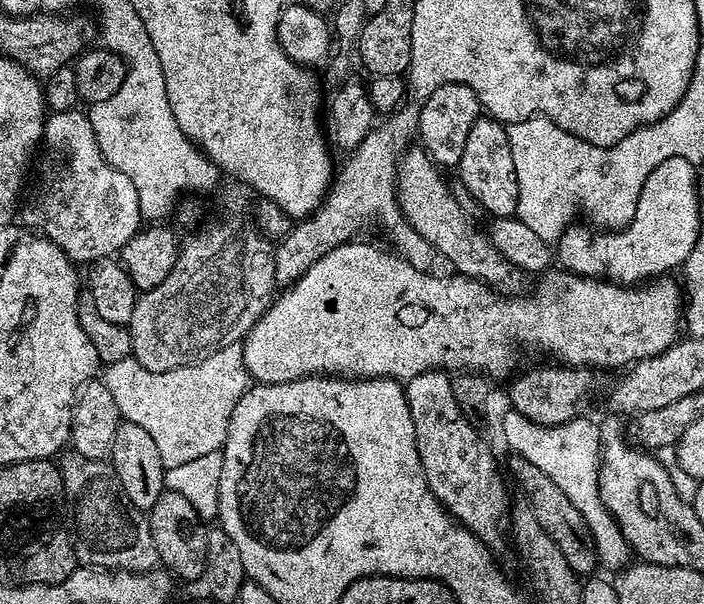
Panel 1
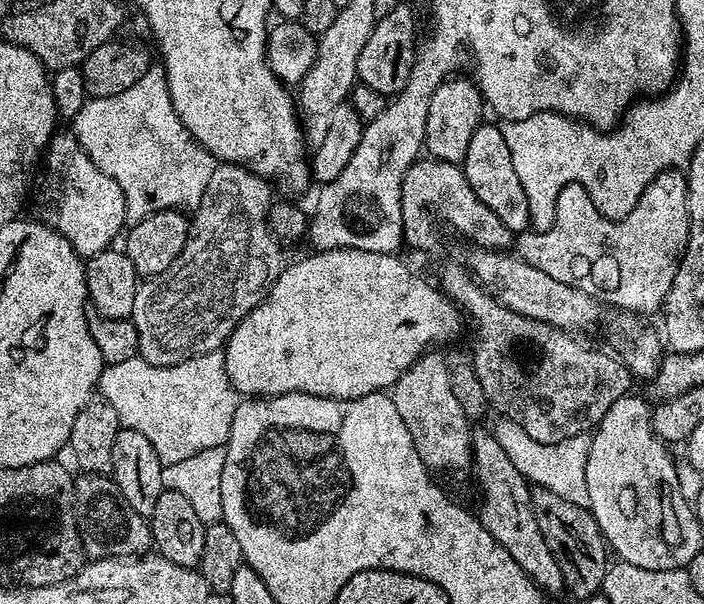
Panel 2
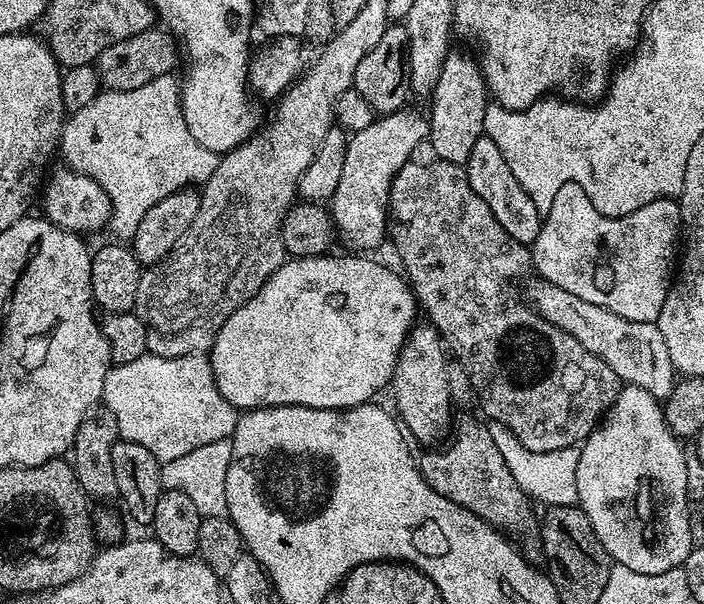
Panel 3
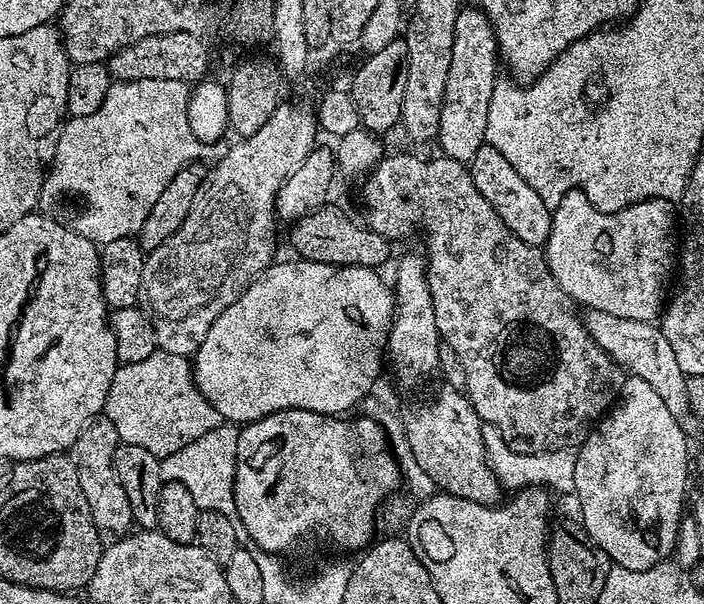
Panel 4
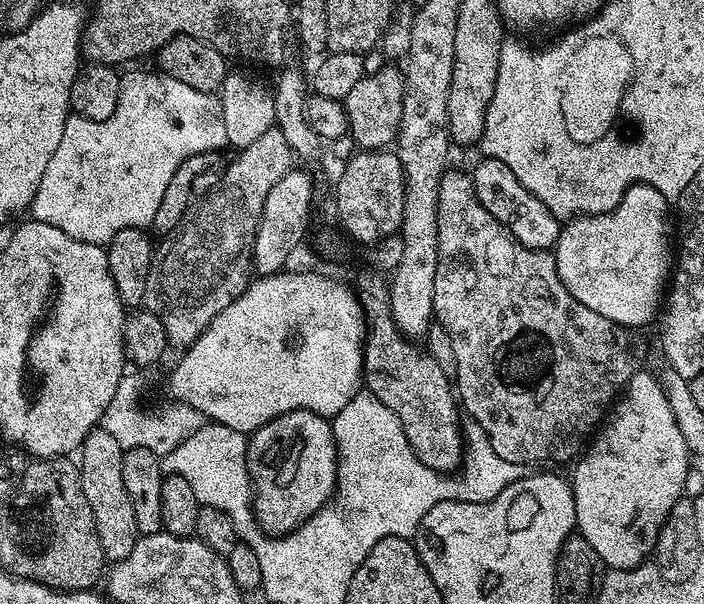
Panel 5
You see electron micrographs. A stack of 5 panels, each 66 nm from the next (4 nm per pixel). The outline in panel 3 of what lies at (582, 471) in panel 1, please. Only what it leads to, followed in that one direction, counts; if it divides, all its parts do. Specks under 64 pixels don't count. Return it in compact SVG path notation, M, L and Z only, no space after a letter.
M495 422L488 424L490 434L494 438L494 446L498 446L499 453L506 460L506 466L510 466L510 474L514 474L514 482L522 486L522 490L533 501L541 500L544 506L553 504L575 505L578 501L578 458L579 447L563 448L562 450L550 450L549 452L531 452L514 438L509 428Z

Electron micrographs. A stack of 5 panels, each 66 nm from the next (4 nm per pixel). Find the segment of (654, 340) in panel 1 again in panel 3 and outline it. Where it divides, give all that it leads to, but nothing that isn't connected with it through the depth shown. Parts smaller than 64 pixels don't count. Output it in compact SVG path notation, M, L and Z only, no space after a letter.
M352 254L356 256L321 256L295 257L285 259L284 265L258 290L258 294L244 303L218 330L216 340L210 349L211 369L213 380L222 398L237 410L251 410L254 408L273 408L274 406L306 406L307 408L353 408L359 404L367 404L380 391L389 387L392 371L396 365L398 354L402 346L408 341L408 333L417 323L418 301L412 285L399 271L387 268L376 260L371 260L368 254Z

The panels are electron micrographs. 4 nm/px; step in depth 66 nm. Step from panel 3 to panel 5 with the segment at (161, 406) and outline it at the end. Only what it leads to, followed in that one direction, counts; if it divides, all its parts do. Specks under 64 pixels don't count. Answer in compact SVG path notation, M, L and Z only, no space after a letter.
M126 374L114 390L114 396L99 423L100 427L117 439L120 448L124 451L146 449L158 457L165 456L174 450L175 446L181 445L186 438L190 438L190 434L194 434L194 431L200 429L204 423L201 413L183 402L169 403L170 406L158 411L154 416L146 416L138 406L139 398L139 378Z

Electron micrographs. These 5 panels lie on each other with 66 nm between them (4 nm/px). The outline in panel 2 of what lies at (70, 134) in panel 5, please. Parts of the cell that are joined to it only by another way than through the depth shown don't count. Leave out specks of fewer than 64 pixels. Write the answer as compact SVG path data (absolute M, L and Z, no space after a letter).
M149 67L148 72L142 74L142 78L138 78L130 90L122 90L122 94L114 94L110 98L89 98L82 110L78 110L74 124L81 150L92 159L94 166L98 166L98 170L102 170L102 174L110 174L110 178L122 186L122 194L126 198L126 221L129 225L137 224L152 212L161 212L167 208L195 209L202 194L206 194L210 174L214 174L218 161L193 140L178 118L170 102L170 90L163 67Z

